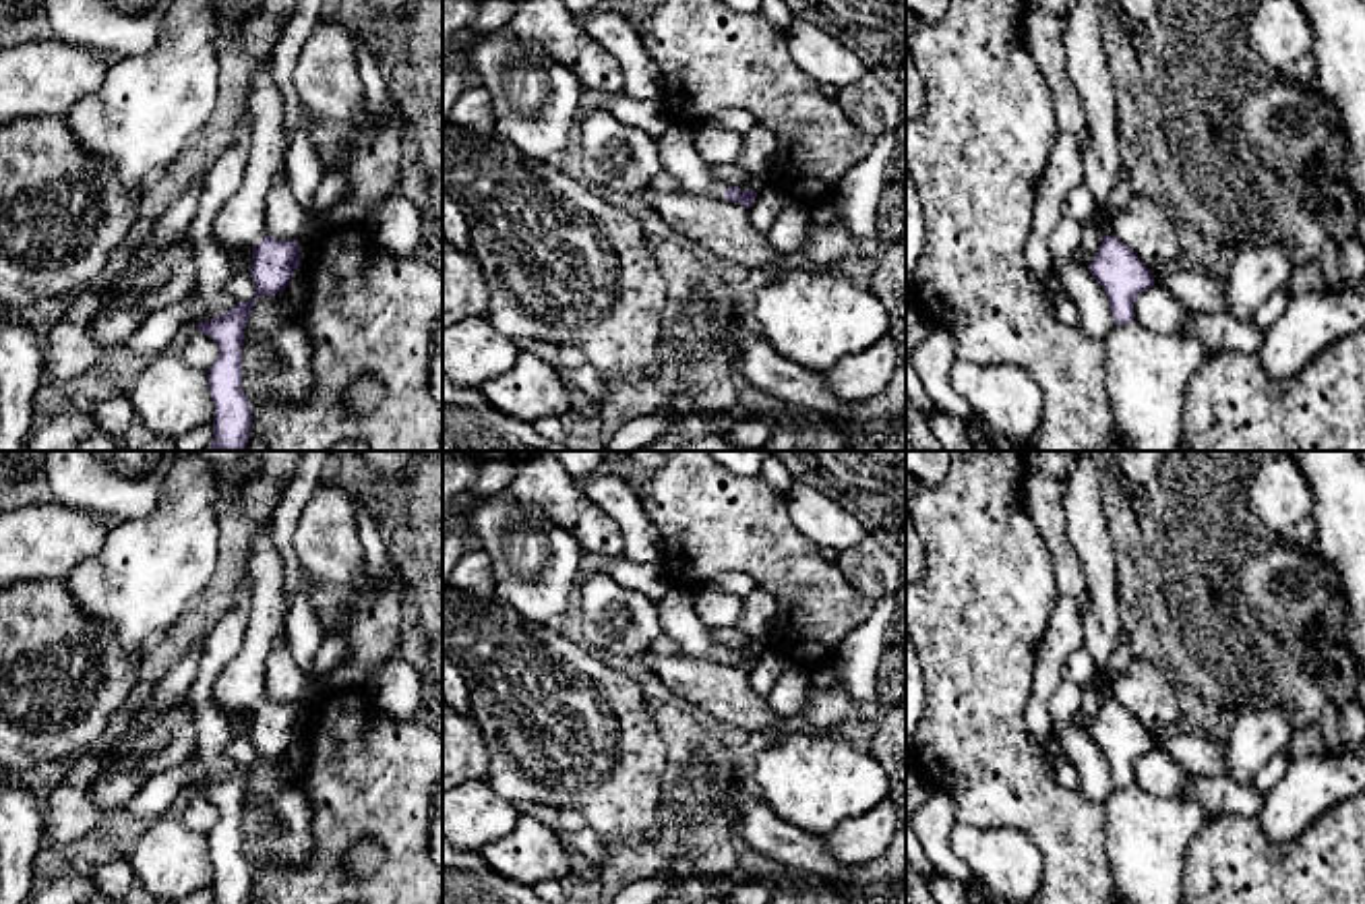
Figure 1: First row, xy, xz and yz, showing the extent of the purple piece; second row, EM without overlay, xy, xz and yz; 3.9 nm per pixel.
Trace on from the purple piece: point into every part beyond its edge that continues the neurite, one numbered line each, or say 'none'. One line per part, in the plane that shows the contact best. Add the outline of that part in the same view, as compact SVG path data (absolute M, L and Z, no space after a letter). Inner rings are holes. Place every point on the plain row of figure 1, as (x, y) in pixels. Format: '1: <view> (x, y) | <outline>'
1: xy (240, 685) | M273 521L259 530L248 559L252 610L240 652L213 683L213 701L223 710L254 710L265 695L265 662L285 621L285 577L273 542Z

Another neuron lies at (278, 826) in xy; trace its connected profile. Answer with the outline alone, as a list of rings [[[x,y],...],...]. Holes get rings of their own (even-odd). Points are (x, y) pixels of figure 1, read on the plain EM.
[[[298,786],[252,798],[242,809],[242,854],[248,863],[271,856],[281,865],[306,865],[312,854],[312,805]]]

